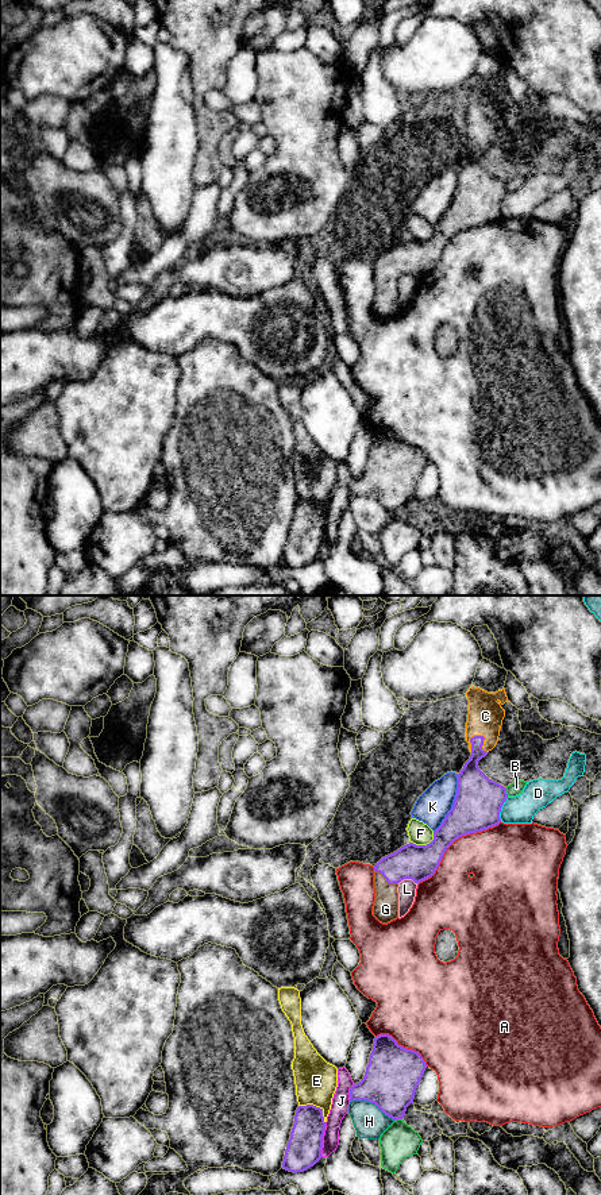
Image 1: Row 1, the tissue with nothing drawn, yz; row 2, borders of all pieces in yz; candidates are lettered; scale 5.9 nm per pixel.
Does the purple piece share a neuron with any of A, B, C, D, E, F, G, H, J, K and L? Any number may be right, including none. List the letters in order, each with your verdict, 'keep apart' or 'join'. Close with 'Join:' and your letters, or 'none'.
A: keep apart
B: keep apart
C: join
D: keep apart
E: keep apart
F: keep apart
G: join
H: keep apart
J: keep apart
K: keep apart
L: keep apart
Join: C, G

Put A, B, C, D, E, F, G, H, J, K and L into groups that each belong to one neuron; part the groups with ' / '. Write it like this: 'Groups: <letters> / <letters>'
Groups: A / B / C G / D / E / F / H / J / K / L

